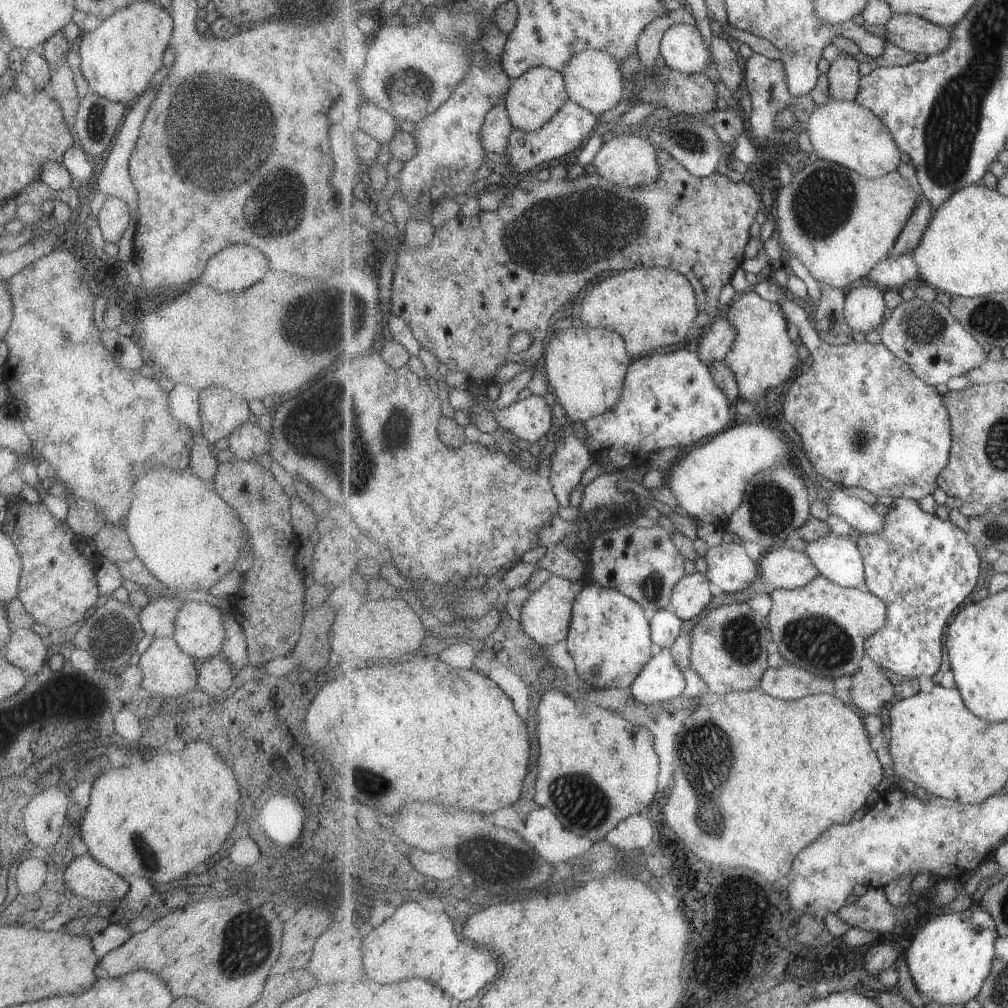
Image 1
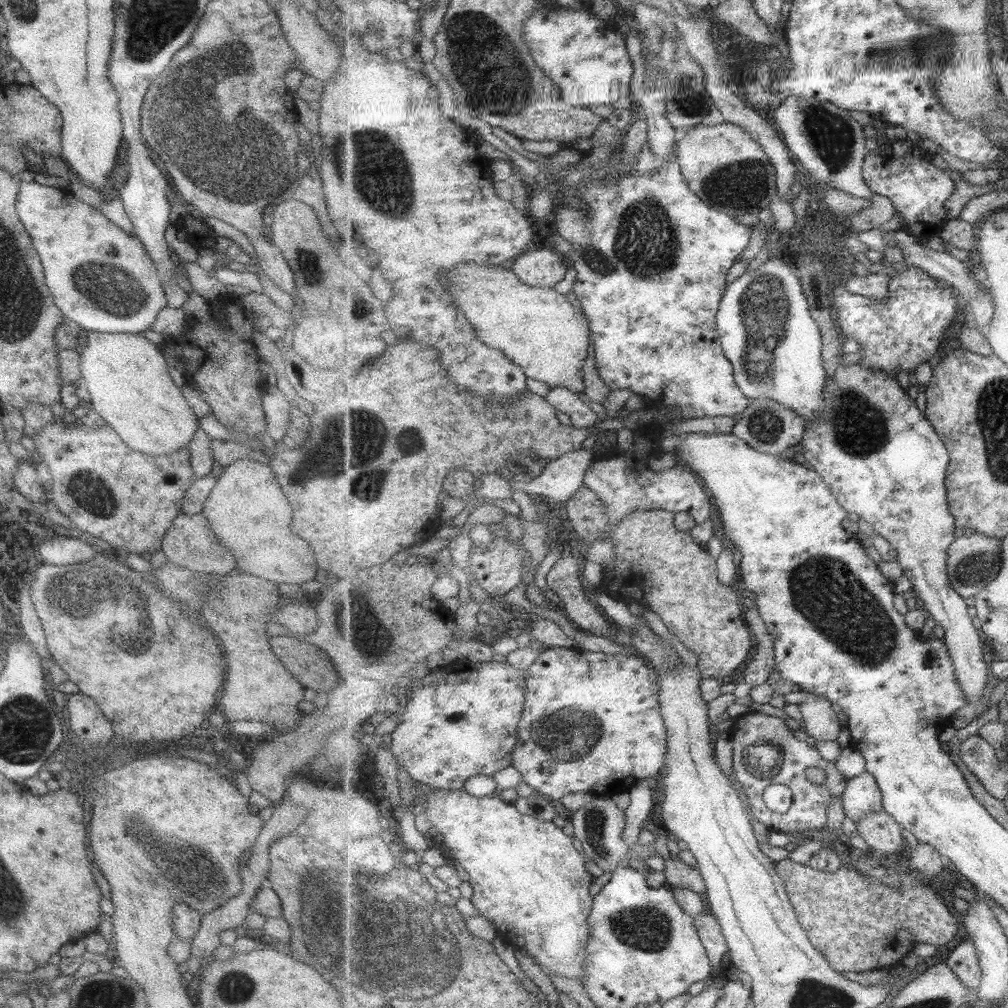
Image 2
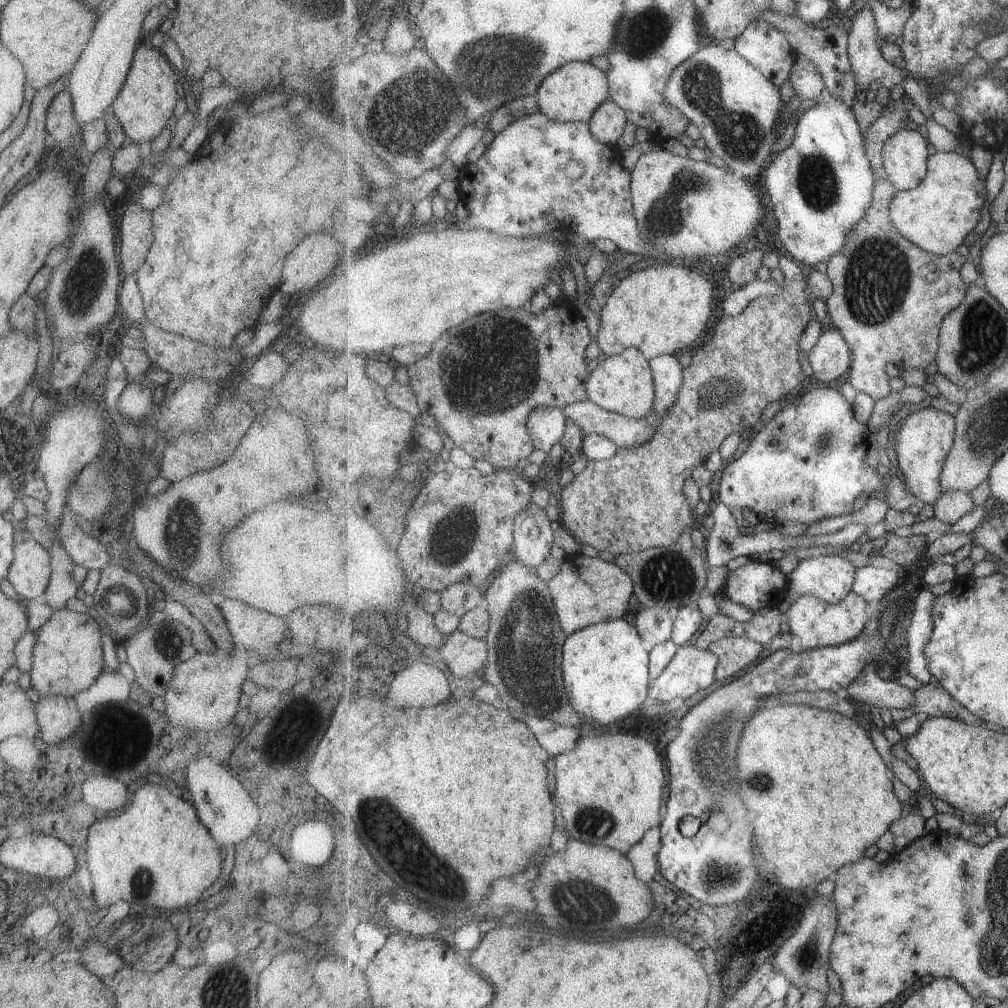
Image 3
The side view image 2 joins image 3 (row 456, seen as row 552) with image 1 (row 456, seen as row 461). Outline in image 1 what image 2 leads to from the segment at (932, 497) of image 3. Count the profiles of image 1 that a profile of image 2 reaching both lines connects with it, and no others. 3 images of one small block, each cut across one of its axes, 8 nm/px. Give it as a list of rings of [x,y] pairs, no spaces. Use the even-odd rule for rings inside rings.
[[[789,297],[785,304],[782,304],[783,312],[787,316],[789,323],[793,323],[800,328],[802,344],[806,346],[812,355],[812,365],[809,368],[801,368],[800,373],[796,376],[793,386],[784,398],[783,408],[785,410],[785,420],[793,426],[794,436],[797,442],[801,445],[803,453],[812,464],[812,471],[817,472],[828,480],[832,481],[836,486],[843,486],[848,488],[850,486],[859,486],[865,488],[867,491],[875,496],[892,496],[896,498],[908,498],[909,500],[920,501],[922,498],[929,496],[937,490],[938,478],[942,476],[943,470],[950,461],[950,454],[952,450],[952,426],[950,410],[947,408],[941,396],[937,392],[935,386],[927,384],[918,374],[909,366],[904,360],[899,358],[890,347],[885,346],[885,343],[870,344],[865,341],[863,344],[859,342],[851,342],[847,346],[833,346],[821,340],[821,335],[817,332],[816,325],[811,324],[808,312],[800,305],[800,303],[793,297]]]

